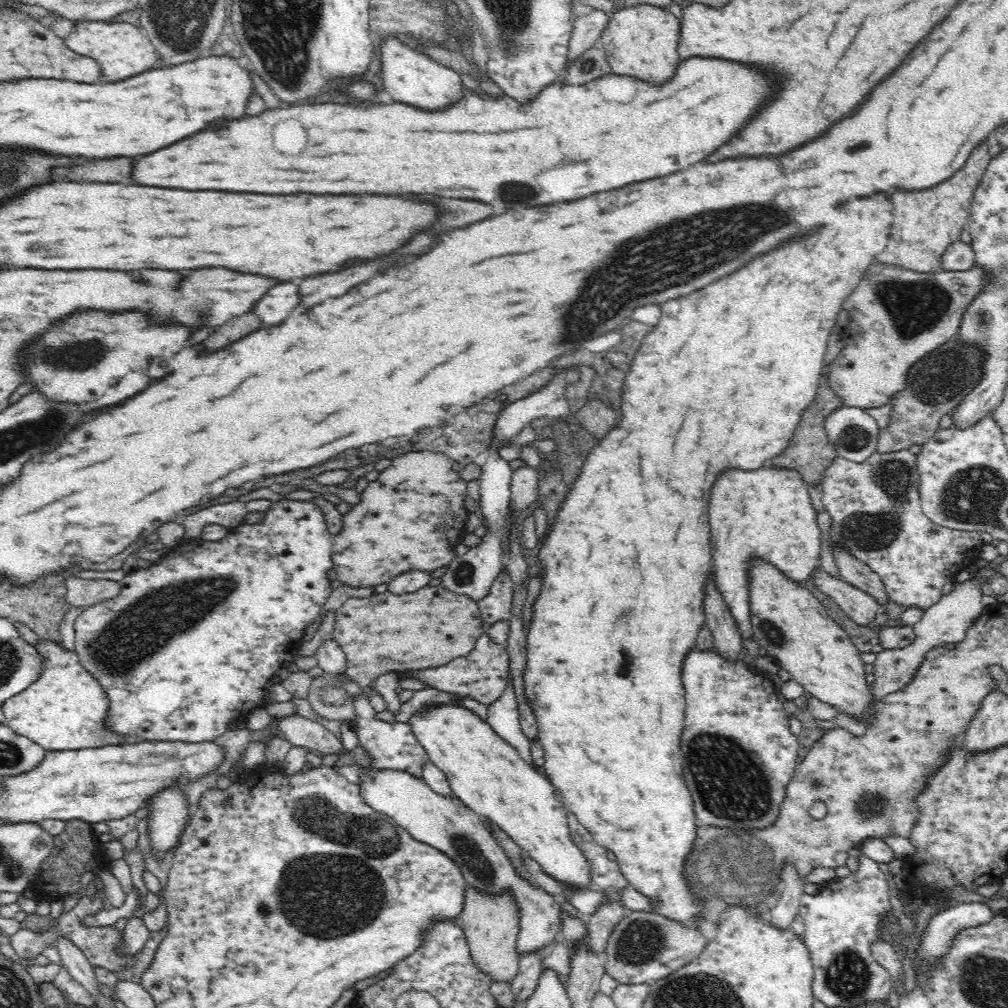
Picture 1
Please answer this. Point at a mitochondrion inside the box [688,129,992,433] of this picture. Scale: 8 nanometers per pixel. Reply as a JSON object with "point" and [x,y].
{"point":[912,305]}

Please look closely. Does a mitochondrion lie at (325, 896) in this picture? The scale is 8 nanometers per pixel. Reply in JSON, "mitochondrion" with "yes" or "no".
{"mitochondrion":"yes"}

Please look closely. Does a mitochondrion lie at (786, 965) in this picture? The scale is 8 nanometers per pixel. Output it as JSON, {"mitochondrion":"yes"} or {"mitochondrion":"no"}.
{"mitochondrion":"no"}

